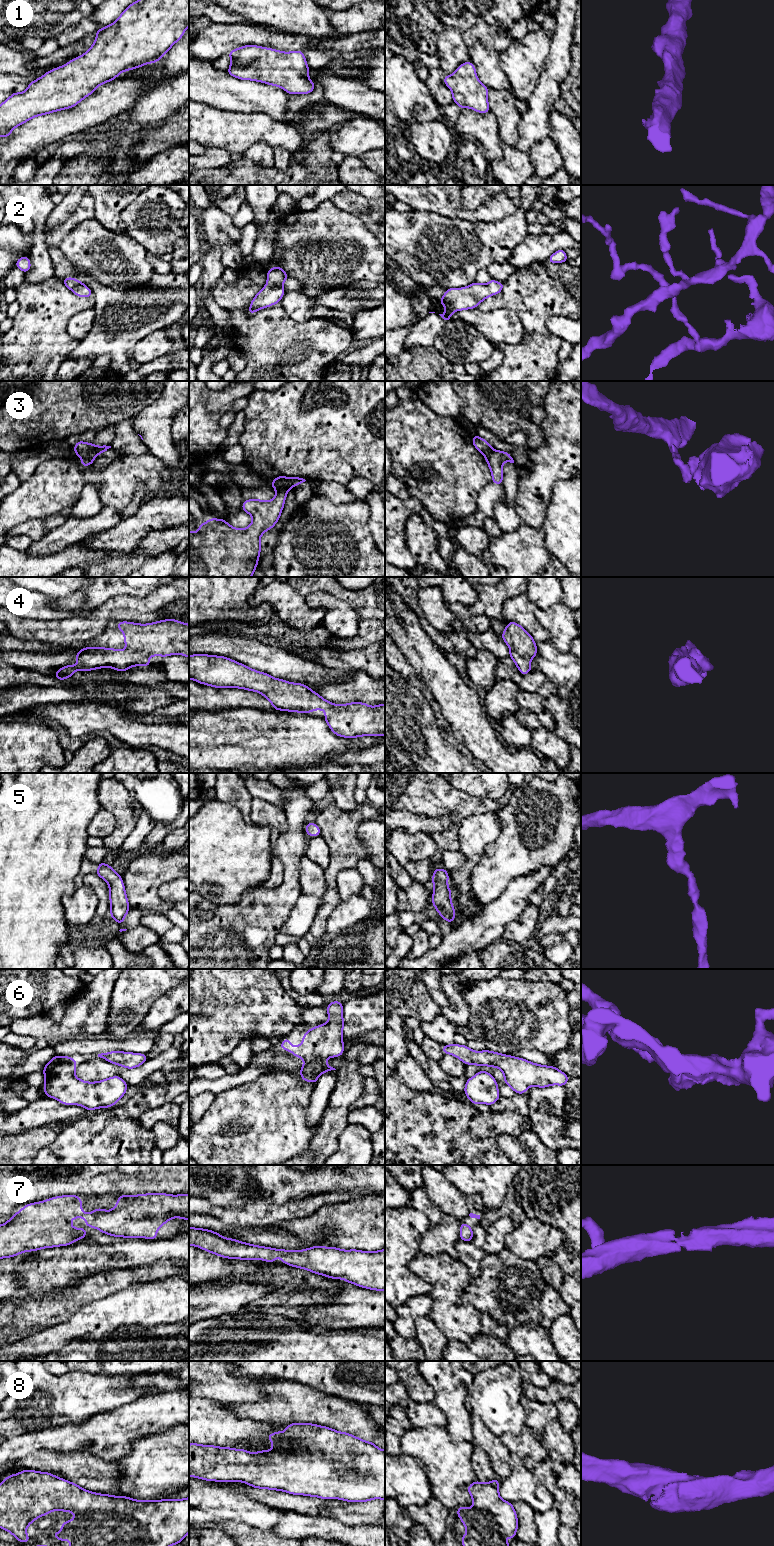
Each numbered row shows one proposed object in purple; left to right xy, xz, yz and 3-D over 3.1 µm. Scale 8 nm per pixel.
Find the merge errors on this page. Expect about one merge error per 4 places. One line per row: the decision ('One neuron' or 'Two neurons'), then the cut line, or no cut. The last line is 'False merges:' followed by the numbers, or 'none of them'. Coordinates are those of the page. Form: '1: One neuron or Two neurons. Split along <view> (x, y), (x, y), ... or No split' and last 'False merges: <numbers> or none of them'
1: One neuron. No split
2: One neuron. No split
3: Two neurons. Split along xz (292, 484), (285, 482), (276, 490)
4: One neuron. No split
5: One neuron. No split
6: One neuron. No split
7: One neuron. No split
8: One neuron. No split
False merges: 3

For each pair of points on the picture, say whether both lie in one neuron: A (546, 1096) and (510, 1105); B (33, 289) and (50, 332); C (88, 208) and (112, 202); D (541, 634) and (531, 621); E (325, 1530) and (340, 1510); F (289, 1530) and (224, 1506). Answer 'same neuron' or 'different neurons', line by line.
A: different neurons
B: same neuron
C: different neurons
D: same neuron
E: different neurons
F: different neurons

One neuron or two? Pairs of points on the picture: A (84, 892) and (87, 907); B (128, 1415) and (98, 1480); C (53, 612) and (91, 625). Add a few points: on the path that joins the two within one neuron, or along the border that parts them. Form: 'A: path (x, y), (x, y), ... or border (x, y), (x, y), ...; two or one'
A: path (84, 896), (84, 903); one
B: border (85, 1451), (106, 1461), (114, 1461), (116, 1463); two
C: border (90, 611), (82, 616), (46, 620); two

